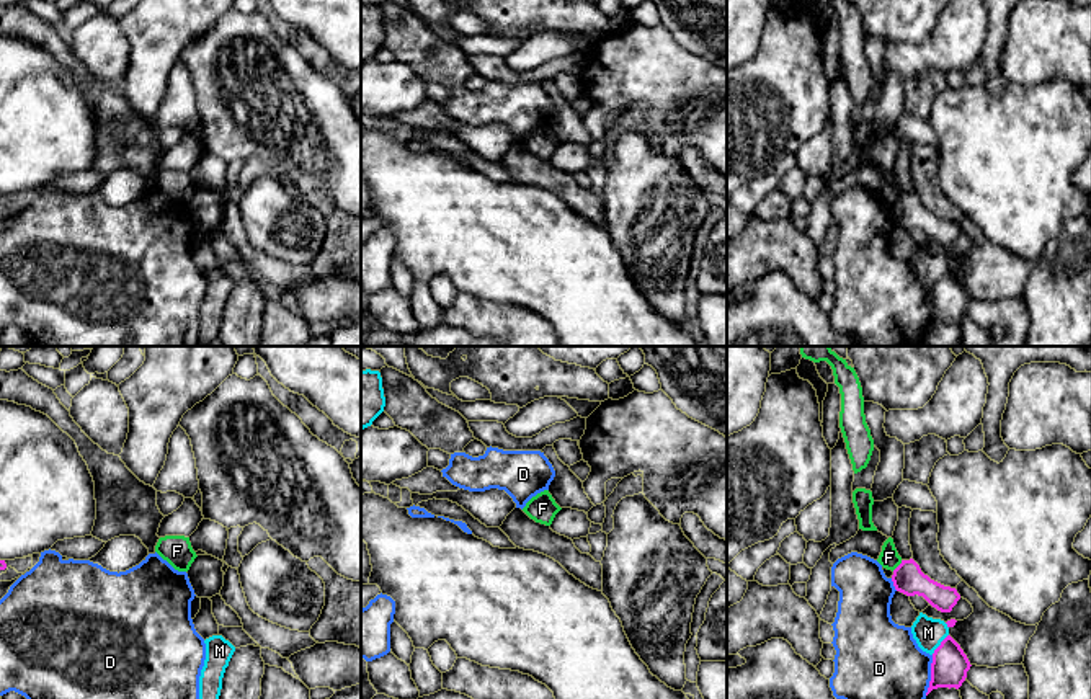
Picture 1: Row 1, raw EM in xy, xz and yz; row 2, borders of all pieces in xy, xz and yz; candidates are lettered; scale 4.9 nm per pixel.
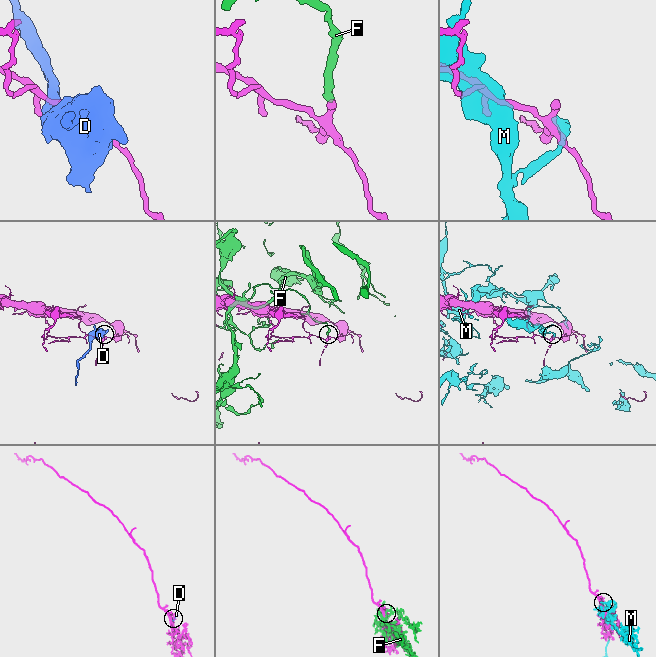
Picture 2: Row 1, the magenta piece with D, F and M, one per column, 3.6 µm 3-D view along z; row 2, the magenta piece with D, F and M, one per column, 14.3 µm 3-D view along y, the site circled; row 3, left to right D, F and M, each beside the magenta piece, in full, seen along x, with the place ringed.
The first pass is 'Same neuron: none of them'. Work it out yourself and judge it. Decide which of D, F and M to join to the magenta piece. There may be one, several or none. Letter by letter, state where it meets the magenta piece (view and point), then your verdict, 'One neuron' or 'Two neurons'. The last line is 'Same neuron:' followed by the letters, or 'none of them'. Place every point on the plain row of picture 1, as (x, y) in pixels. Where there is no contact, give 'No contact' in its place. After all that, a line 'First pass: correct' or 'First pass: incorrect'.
D: Touches magenta at yz (931, 309). Two neurons
F: Touches magenta at yz (899, 200). Two neurons
M: Touches magenta at yz (941, 278). Two neurons
Same neuron: none of them
First pass: correct

